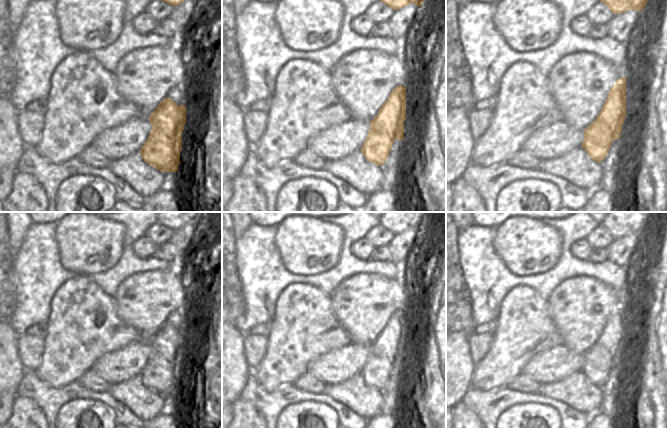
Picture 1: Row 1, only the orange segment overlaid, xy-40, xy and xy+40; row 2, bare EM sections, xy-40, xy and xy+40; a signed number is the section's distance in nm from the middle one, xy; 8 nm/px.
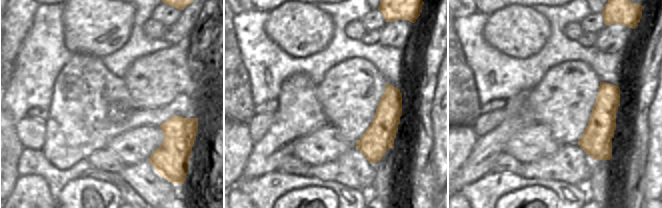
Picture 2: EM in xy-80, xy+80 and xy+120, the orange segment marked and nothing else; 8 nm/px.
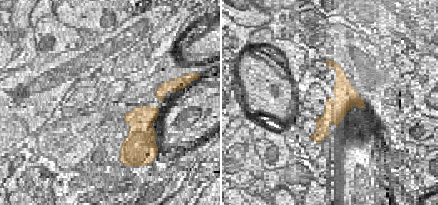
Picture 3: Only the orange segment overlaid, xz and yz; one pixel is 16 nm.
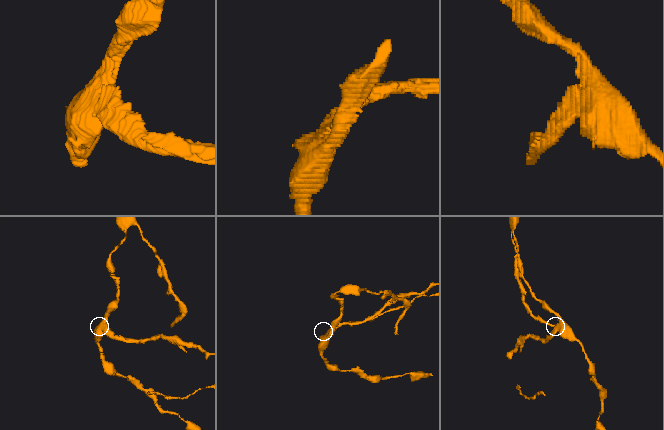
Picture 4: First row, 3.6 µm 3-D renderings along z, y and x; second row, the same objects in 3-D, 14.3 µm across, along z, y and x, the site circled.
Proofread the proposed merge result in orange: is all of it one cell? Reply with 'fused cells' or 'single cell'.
fused cells

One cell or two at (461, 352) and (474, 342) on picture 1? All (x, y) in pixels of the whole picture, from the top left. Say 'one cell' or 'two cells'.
two cells

